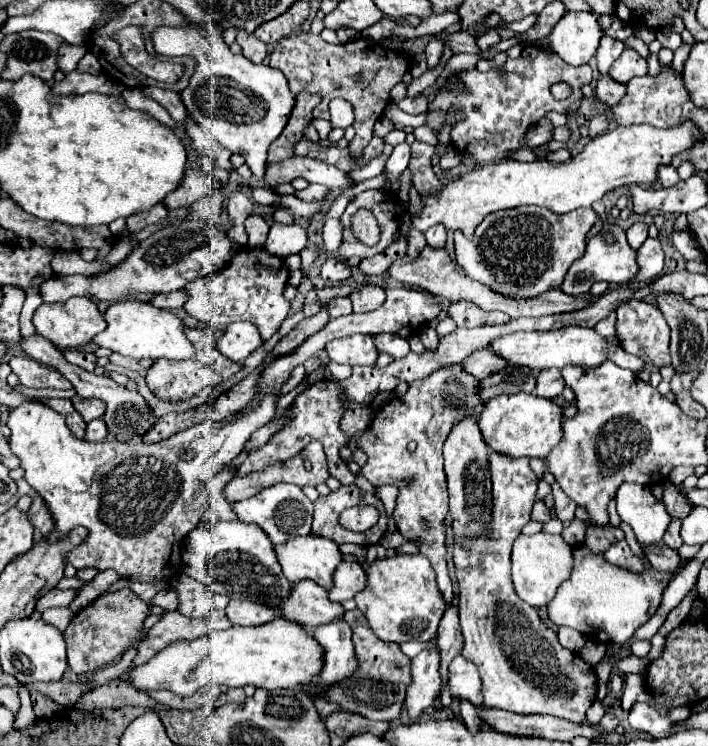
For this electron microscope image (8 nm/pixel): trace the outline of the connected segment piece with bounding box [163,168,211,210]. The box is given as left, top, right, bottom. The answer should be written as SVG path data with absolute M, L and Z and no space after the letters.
M193 168L187 170L183 186L177 188L177 192L171 192L163 204L167 210L177 210L177 208L189 208L191 204L199 202L203 196L211 192L211 178L205 178L197 174Z

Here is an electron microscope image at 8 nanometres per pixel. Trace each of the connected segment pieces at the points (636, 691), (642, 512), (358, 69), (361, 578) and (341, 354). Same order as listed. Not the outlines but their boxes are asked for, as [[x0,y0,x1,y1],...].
[[621,674,645,712],[617,484,671,548],[269,34,411,160],[329,560,367,602],[325,334,379,366]]

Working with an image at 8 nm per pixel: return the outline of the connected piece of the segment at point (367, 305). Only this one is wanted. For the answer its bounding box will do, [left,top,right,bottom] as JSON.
[351,284,385,312]

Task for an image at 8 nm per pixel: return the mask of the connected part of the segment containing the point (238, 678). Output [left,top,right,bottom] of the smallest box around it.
[129,618,325,696]

